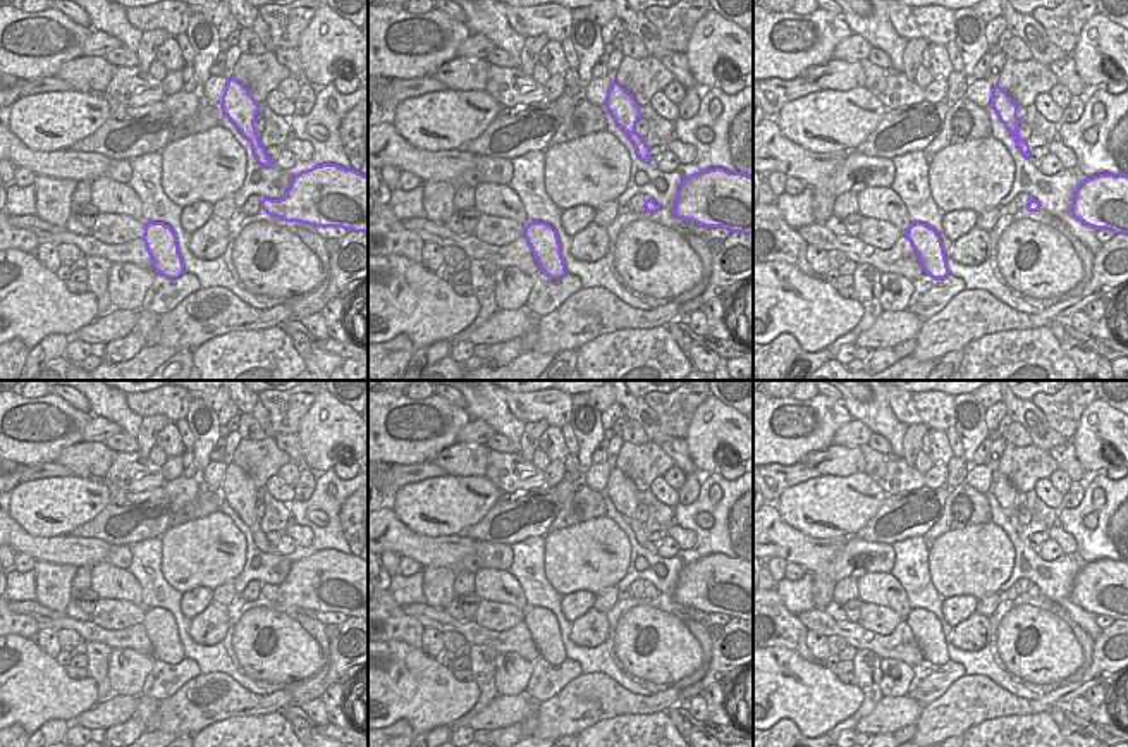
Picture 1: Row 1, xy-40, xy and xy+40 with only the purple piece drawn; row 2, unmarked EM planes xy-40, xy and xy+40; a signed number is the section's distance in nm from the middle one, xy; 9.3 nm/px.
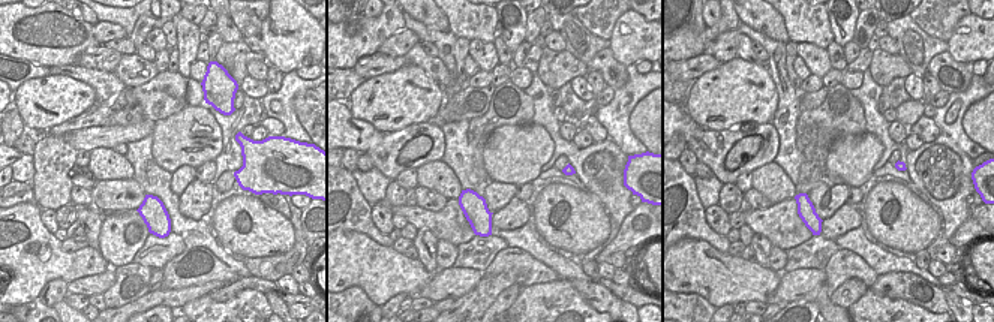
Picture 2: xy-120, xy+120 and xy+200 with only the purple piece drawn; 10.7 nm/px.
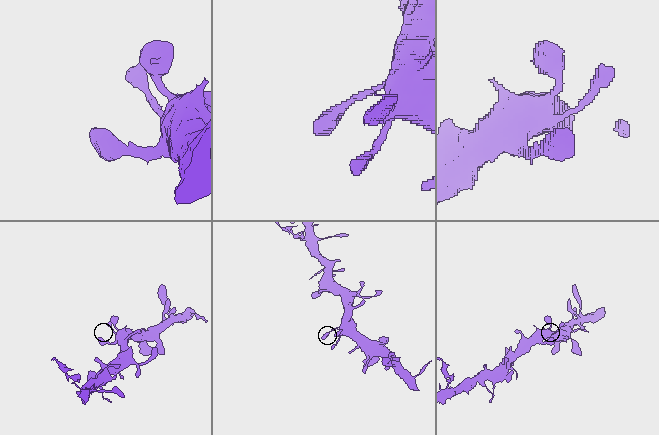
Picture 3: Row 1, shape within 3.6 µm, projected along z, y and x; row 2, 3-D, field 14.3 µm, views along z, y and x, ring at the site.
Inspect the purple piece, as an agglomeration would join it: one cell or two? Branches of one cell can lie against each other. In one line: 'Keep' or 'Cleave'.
Keep

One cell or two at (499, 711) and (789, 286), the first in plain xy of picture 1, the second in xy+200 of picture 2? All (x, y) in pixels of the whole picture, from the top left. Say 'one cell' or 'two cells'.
one cell

